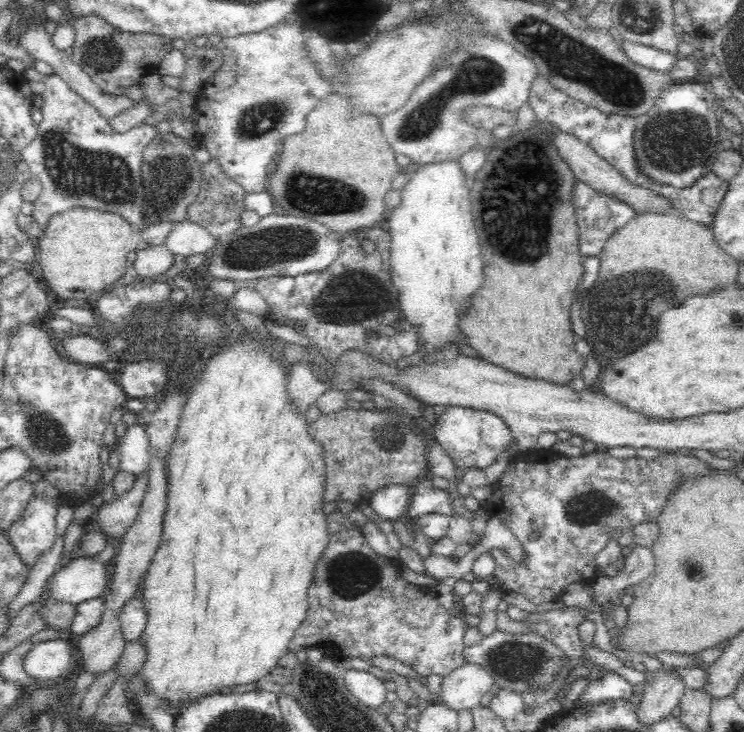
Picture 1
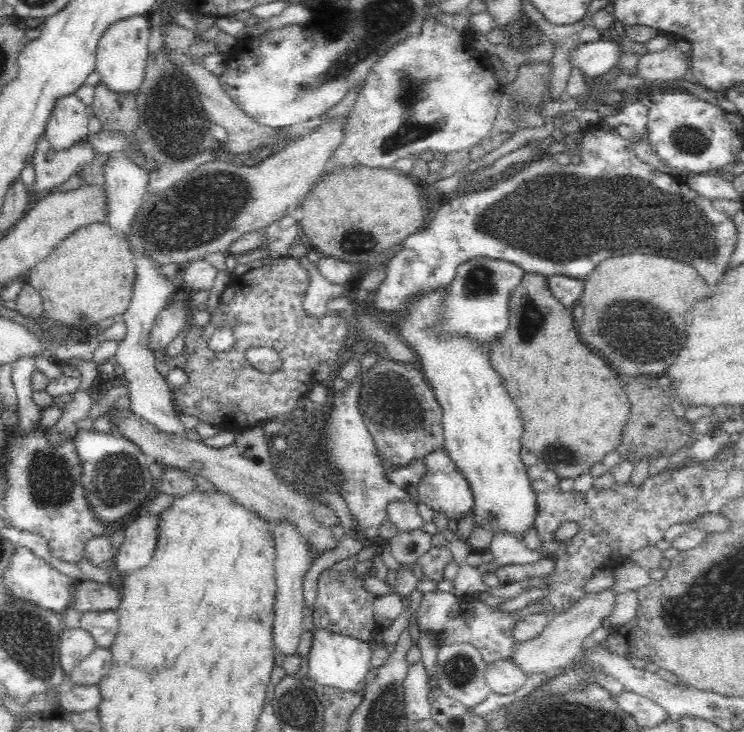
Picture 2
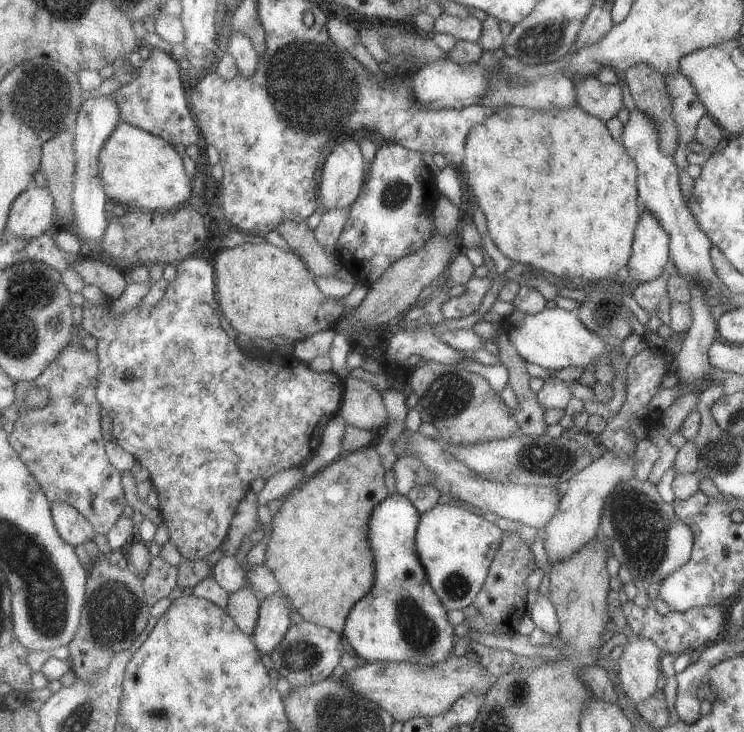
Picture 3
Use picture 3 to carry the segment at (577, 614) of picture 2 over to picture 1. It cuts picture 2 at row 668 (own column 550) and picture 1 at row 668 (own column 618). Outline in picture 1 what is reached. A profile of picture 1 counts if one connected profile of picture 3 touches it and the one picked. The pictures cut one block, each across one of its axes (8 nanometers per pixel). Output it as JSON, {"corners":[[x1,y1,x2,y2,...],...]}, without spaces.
{"corners":[[467,662,443,678,440,694,432,698,437,700,436,705,444,705,456,712,472,710,486,703,493,693,494,683,488,670]]}

